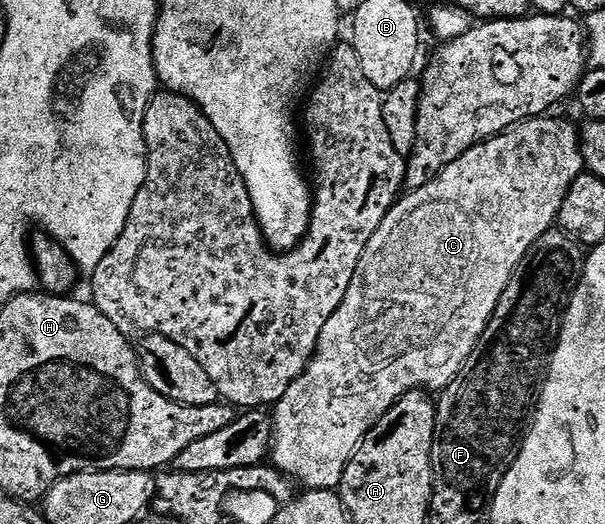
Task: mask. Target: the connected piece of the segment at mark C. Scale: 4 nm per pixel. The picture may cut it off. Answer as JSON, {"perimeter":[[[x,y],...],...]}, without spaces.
{"perimeter":[[[557,115],[531,117],[528,121],[521,121],[518,125],[511,126],[509,129],[505,130],[504,133],[500,133],[498,137],[491,137],[488,141],[481,141],[478,145],[471,146],[467,152],[463,155],[459,155],[459,159],[455,159],[455,163],[443,167],[443,171],[439,171],[439,175],[435,179],[431,179],[431,183],[427,183],[418,189],[410,189],[404,195],[397,198],[396,203],[391,207],[391,211],[387,211],[383,223],[379,223],[379,231],[375,231],[375,235],[371,235],[371,243],[367,243],[367,247],[363,251],[363,259],[359,259],[359,267],[355,267],[355,275],[351,279],[351,287],[347,287],[347,295],[343,295],[343,303],[339,303],[335,315],[331,315],[331,319],[327,319],[327,323],[323,323],[323,331],[319,335],[317,350],[313,352],[313,357],[309,360],[308,367],[295,383],[291,383],[291,387],[287,389],[287,395],[283,395],[283,399],[279,399],[275,402],[275,408],[271,413],[273,418],[273,448],[271,450],[271,461],[278,471],[284,473],[286,477],[292,479],[294,482],[300,483],[300,481],[302,481],[302,483],[305,484],[305,487],[308,487],[309,489],[336,490],[338,486],[340,486],[343,475],[347,471],[347,463],[351,463],[355,451],[361,446],[365,436],[377,426],[379,419],[383,415],[387,415],[387,411],[391,411],[391,407],[399,398],[403,395],[407,395],[413,389],[426,389],[429,391],[446,389],[446,387],[448,387],[448,385],[455,379],[455,375],[459,375],[459,371],[467,363],[469,356],[477,350],[477,342],[481,340],[483,331],[489,326],[489,320],[493,318],[493,312],[499,303],[499,299],[503,295],[503,291],[507,291],[507,287],[513,282],[513,279],[517,276],[523,262],[530,256],[530,254],[532,254],[537,242],[541,240],[541,237],[554,228],[559,211],[563,207],[563,199],[567,199],[567,191],[571,191],[571,183],[575,183],[575,179],[579,174],[586,172],[585,157],[581,153],[581,134],[578,126],[573,126],[569,121],[560,121],[559,118],[553,116]]]}

